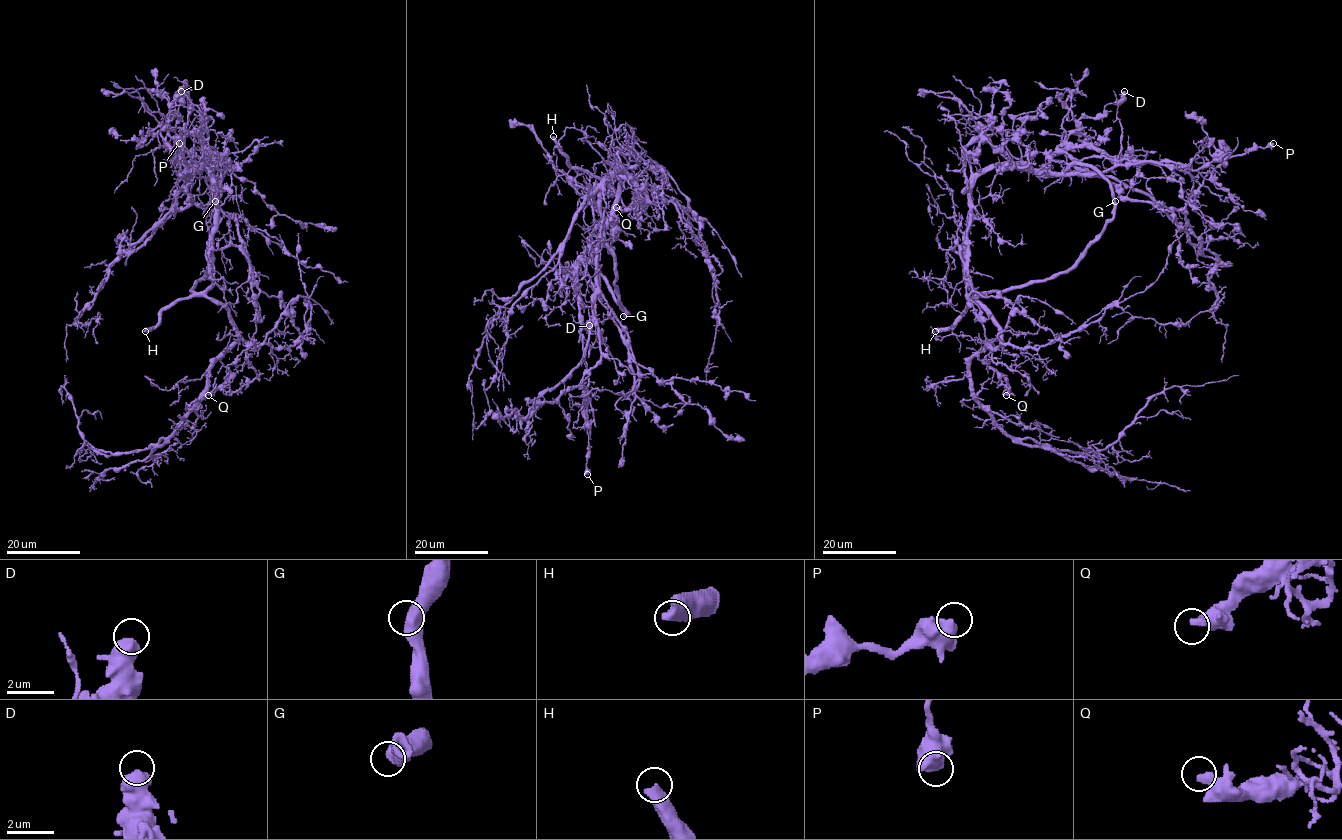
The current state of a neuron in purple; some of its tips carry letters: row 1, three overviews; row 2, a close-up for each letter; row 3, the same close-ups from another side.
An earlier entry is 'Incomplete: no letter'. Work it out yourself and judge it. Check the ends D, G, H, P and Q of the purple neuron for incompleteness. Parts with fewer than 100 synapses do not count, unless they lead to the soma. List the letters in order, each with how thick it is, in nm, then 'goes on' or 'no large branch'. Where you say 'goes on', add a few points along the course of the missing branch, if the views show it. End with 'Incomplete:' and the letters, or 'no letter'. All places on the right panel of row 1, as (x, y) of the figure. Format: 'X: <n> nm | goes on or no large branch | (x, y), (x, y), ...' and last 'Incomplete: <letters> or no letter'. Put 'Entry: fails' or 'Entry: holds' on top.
Entry: fails
D: 750 nm | no large branch
G: 500 nm | no large branch
H: 550 nm | goes on | (935, 331), (857, 314), (844, 343), (838, 394), (888, 430), (942, 446), (1089, 439), (1090, 453), (1080, 461)
P: 650 nm | no large branch
Q: 440 nm | no large branch
Incomplete: H

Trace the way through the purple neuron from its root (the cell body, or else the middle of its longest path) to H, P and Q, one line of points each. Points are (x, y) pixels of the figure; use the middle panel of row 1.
H: (620, 167), (602, 178), (574, 169), (553, 136)
P: (620, 167), (615, 216), (600, 243), (583, 256), (577, 269), (581, 338), (593, 412), (587, 428), (587, 474)
Q: (620, 167), (615, 175), (644, 200), (654, 199), (643, 187), (632, 208), (616, 207)

